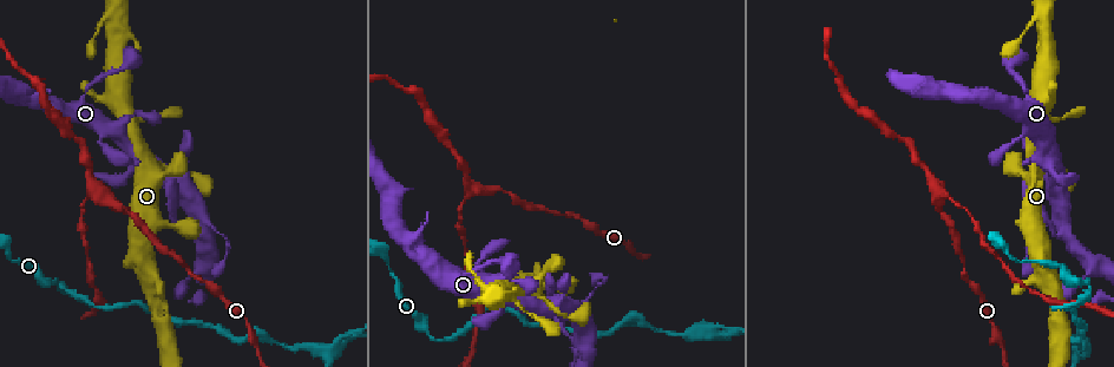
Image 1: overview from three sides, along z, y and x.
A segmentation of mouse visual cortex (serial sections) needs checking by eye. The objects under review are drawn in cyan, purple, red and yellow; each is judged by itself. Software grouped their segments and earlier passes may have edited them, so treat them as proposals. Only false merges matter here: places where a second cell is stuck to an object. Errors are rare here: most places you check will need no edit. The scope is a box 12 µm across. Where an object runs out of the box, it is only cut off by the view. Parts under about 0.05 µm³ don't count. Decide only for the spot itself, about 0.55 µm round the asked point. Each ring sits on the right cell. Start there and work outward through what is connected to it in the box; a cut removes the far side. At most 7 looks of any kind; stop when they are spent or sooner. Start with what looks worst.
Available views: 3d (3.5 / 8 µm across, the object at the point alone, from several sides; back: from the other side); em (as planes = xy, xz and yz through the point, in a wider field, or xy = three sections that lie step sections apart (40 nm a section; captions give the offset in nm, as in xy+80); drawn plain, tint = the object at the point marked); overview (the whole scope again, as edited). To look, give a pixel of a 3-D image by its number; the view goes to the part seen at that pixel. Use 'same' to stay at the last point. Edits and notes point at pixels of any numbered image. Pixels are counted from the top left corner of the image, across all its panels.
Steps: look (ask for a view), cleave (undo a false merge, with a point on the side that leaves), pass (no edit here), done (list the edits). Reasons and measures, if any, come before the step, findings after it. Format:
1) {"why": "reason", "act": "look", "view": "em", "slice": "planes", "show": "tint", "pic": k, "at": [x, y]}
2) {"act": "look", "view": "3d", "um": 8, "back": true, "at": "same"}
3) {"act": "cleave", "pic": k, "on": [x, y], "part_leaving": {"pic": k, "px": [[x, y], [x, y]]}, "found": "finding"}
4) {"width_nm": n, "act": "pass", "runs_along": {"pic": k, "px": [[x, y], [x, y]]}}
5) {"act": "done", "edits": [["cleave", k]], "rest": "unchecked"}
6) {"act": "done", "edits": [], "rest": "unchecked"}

{"act": "look", "view": "3d", "um": 8, "pic": 1, "at": [937, 192]}

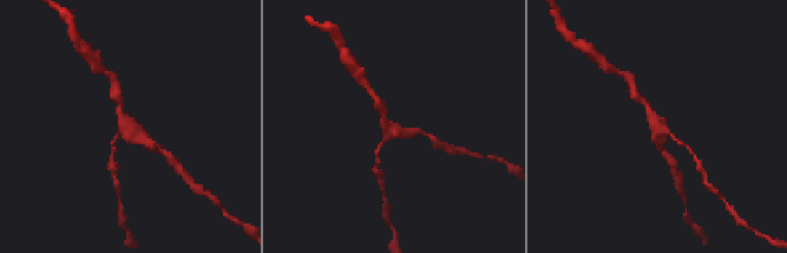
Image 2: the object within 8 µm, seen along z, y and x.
{"arms": 3, "arm_widths_nm": [150, 200, 300], "act": "look", "view": "em", "slice": "xy", "step": 3, "show": "tint", "pic": 2, "at": [128, 131]}

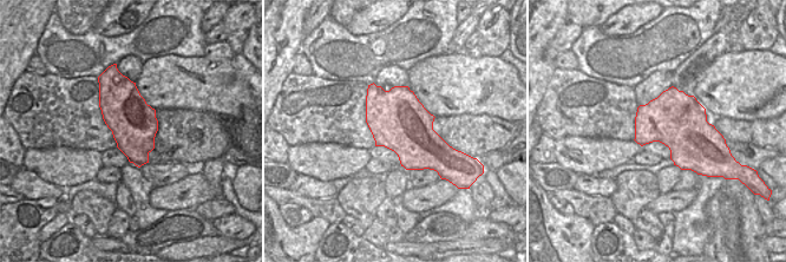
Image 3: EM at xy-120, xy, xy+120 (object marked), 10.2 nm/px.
{"width_nm": 600, "act": "pass", "runs_along": {"pic": 2, "px": [[155, 148], [126, 129], [120, 101]]}, "found": "all the same cell"}

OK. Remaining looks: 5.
{"why": "sudden change in width", "act": "look", "view": "3d", "um": 3.5, "pic": 1, "at": [1088, 284]}

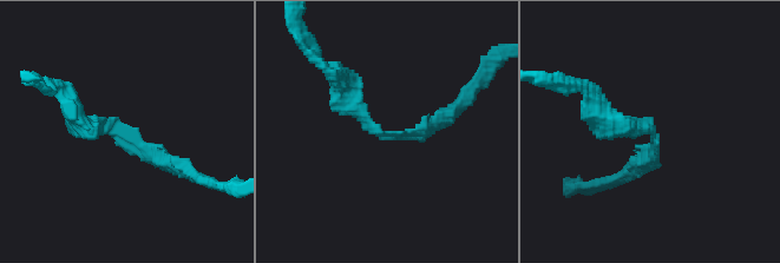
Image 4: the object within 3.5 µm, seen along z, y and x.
{"arm_widths_nm": [200, 300], "act": "look", "view": "em", "slice": "xy", "step": 3, "show": "tint", "pic": 4, "at": [381, 134]}

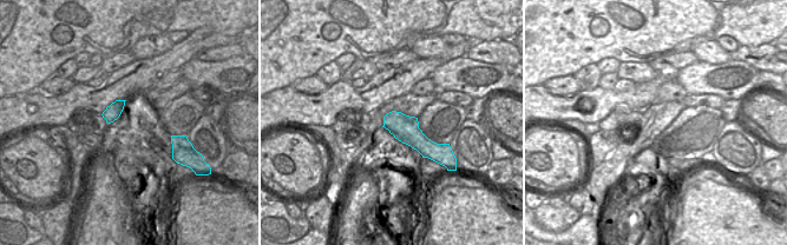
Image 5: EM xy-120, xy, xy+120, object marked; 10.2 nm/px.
{"act": "pass", "runs_along": {"pic": 4, "px": [[73, 116], [182, 166]]}, "found": "all the same cell"}

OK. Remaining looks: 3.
{"why": "sharp bend", "act": "look", "view": "3d", "um": 3.5, "pic": 1, "at": [1066, 236]}

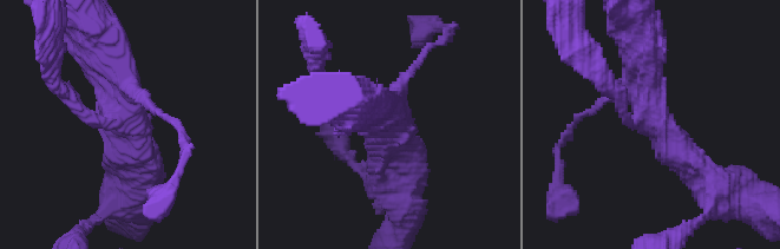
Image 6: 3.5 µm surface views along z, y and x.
{"arms": 4, "arm_widths_nm": [150, 200, 300, 450], "why": "shape alone is not enough", "act": "look", "view": "em", "slice": "xy", "step": 2, "show": "tint", "pic": 6, "at": [123, 116]}

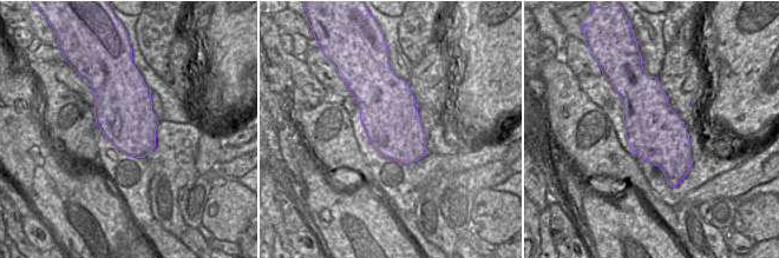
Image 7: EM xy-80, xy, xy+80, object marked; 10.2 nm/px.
{"width_nm": 600, "act": "pass", "runs_along": {"pic": 6, "px": [[638, 45], [647, 110], [699, 178]]}, "found": "all the same cell"}

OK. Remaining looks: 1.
{"act": "done", "edits": [], "rest": "unchecked"}

